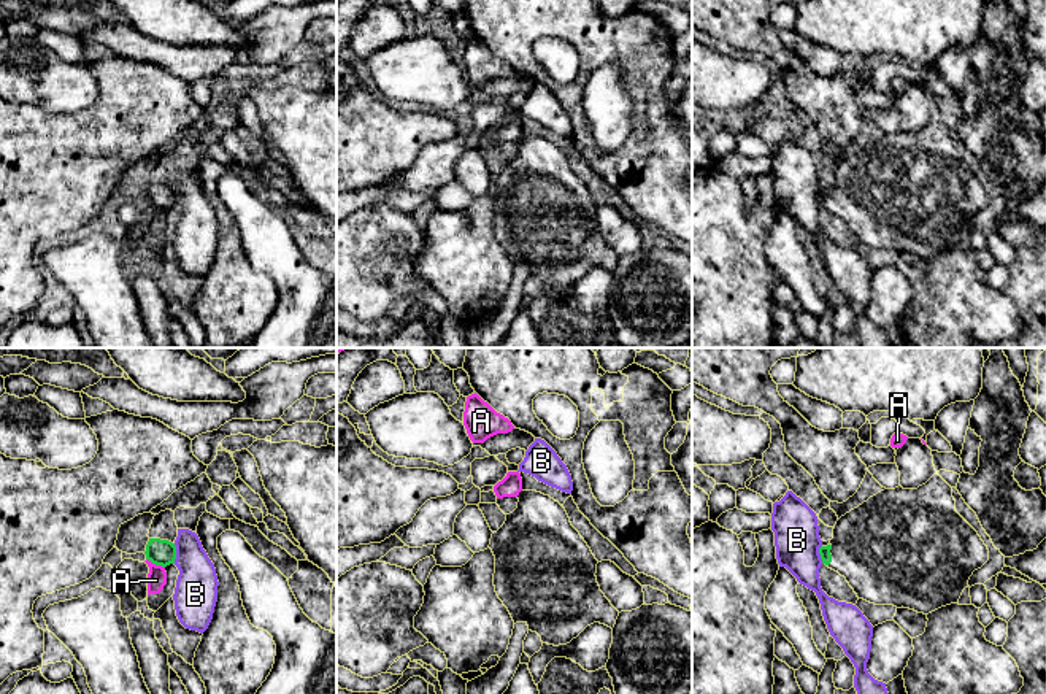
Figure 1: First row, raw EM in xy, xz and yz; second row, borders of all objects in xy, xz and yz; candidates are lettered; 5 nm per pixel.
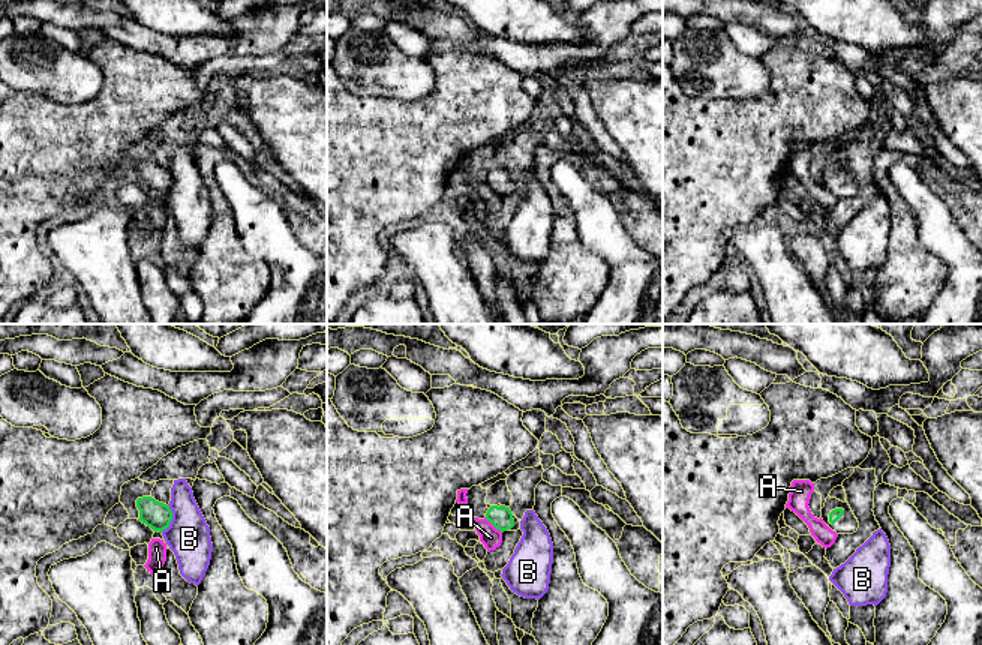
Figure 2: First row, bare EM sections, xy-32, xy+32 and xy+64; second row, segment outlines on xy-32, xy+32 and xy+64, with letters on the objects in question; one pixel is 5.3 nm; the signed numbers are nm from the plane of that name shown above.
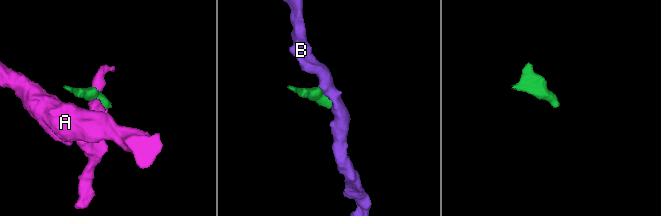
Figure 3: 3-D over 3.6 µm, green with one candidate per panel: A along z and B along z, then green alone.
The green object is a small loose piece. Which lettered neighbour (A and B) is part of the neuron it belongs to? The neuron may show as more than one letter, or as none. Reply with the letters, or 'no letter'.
no letter

